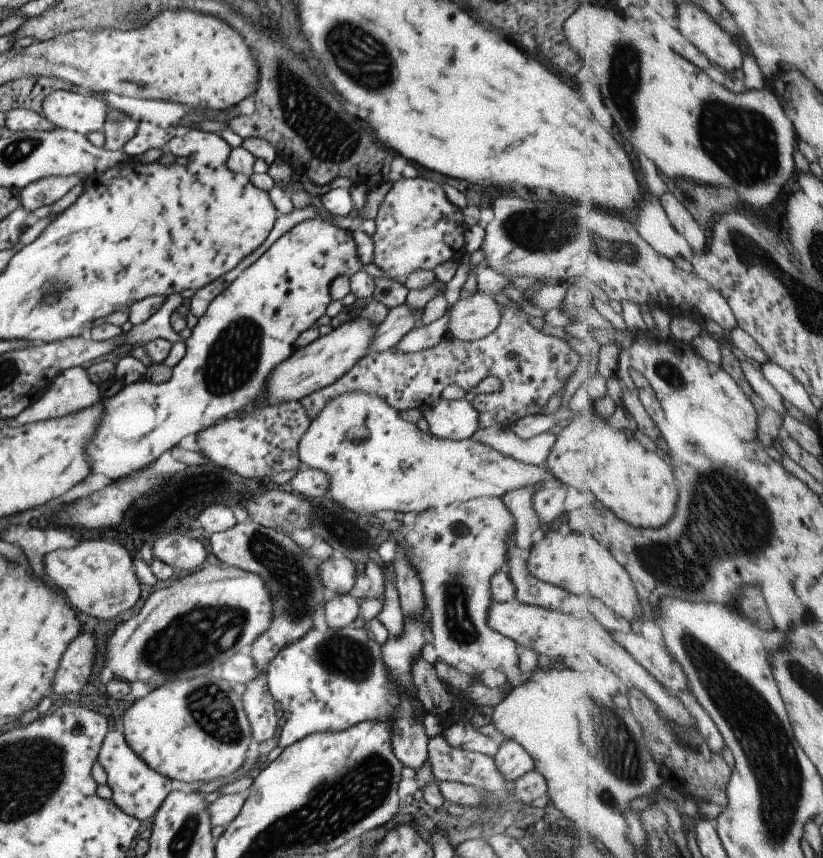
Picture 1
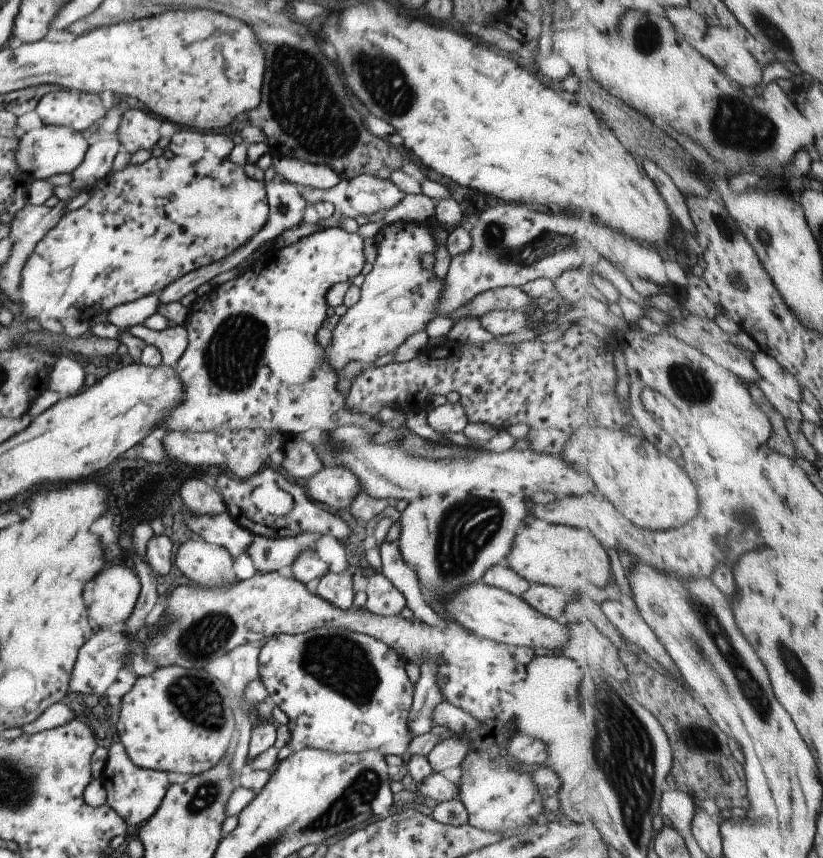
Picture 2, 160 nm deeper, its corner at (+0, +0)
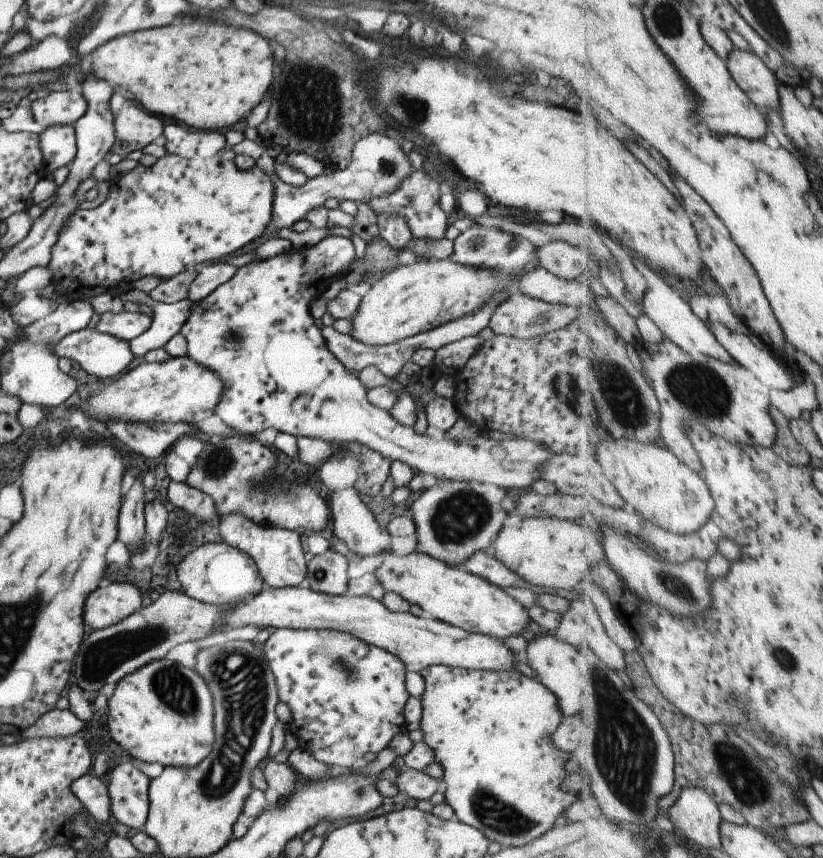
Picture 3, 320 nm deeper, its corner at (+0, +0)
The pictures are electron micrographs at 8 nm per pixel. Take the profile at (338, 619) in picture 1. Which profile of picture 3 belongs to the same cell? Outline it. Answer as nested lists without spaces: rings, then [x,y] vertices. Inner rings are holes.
[[[327,549],[306,563],[306,576],[309,589],[330,594],[342,595],[347,588],[347,559],[340,553]]]

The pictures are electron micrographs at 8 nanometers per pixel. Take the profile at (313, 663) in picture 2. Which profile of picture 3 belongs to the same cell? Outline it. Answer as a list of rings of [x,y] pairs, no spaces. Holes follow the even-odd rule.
[[[276,628],[274,631],[270,631],[270,635],[264,642],[262,649],[270,672],[274,674],[276,680],[278,702],[286,703],[293,717],[293,720],[286,725],[286,731],[296,738],[297,746],[301,750],[306,750],[315,760],[323,762],[323,764],[326,764],[328,767],[349,770],[350,766],[353,766],[353,762],[355,762],[357,758],[361,758],[365,752],[371,752],[371,754],[376,755],[379,750],[386,747],[386,744],[389,743],[397,733],[404,731],[403,705],[409,697],[403,687],[404,666],[396,656],[376,646],[367,644],[352,634],[331,629]]]

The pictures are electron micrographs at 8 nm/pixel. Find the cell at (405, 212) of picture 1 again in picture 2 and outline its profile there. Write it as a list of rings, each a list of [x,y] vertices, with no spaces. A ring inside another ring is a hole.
[[[433,218],[423,222],[396,221],[377,234],[376,256],[372,269],[363,277],[359,287],[358,301],[352,307],[347,307],[345,314],[340,316],[339,322],[332,329],[330,345],[324,348],[326,365],[329,365],[337,375],[340,374],[342,366],[349,361],[371,366],[377,358],[381,358],[387,352],[395,351],[413,332],[424,330],[427,322],[435,318],[436,303],[444,290],[444,278],[438,279],[432,271],[428,271],[419,263],[420,256],[426,252],[434,256],[436,241],[432,237],[432,226]]]

